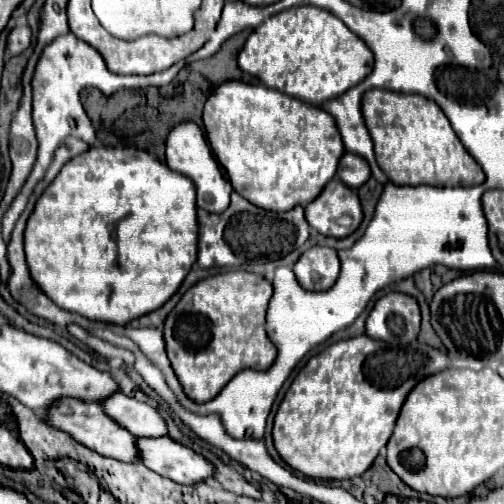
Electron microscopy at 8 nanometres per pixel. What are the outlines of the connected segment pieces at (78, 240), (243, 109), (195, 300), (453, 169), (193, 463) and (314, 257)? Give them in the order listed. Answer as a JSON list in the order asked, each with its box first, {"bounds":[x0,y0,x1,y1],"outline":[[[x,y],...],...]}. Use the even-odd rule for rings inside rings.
[{"bounds":[24,146,198,324],"outline":[[[90,146],[86,152],[70,158],[58,176],[48,184],[48,188],[38,198],[34,212],[30,214],[24,230],[24,252],[26,252],[26,264],[30,270],[32,280],[38,284],[38,288],[60,308],[76,312],[88,320],[98,322],[112,322],[112,324],[128,324],[134,318],[140,318],[142,314],[148,314],[156,308],[160,308],[170,296],[180,288],[182,280],[190,272],[192,264],[196,262],[196,248],[198,244],[198,226],[196,226],[196,192],[192,186],[192,180],[186,176],[172,172],[166,164],[158,162],[152,154],[136,148],[104,148],[104,146]]]},{"bounds":[202,80,344,212],"outline":[[[238,80],[220,84],[204,104],[202,122],[208,146],[212,148],[212,154],[220,166],[226,170],[234,192],[240,192],[240,196],[258,208],[268,208],[272,212],[284,212],[296,204],[306,206],[310,200],[314,200],[326,182],[334,178],[338,160],[344,154],[338,128],[328,112],[262,84],[246,84]]]},{"bounds":[164,272,276,402],"outline":[[[228,272],[196,282],[164,322],[168,360],[184,394],[194,402],[212,400],[240,370],[266,370],[276,360],[276,346],[264,330],[272,284],[250,272]]]},{"bounds":[362,90,484,186],"outline":[[[368,90],[362,96],[362,116],[374,142],[376,162],[396,184],[476,186],[484,182],[478,162],[466,152],[440,106],[420,94]]]},{"bounds":[136,436,214,484],"outline":[[[158,436],[156,440],[138,438],[136,444],[140,444],[140,462],[146,468],[178,484],[196,484],[214,474],[214,466],[204,456],[168,436]]]},{"bounds":[294,246,340,292],"outline":[[[314,246],[306,250],[294,264],[294,274],[304,290],[322,292],[328,290],[340,272],[340,260],[336,250],[326,246]]]}]

